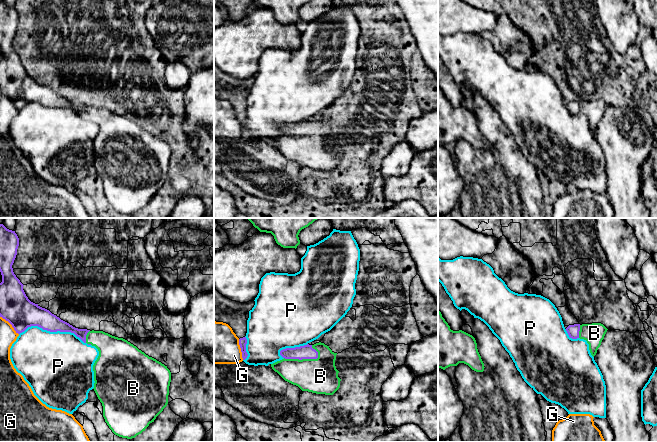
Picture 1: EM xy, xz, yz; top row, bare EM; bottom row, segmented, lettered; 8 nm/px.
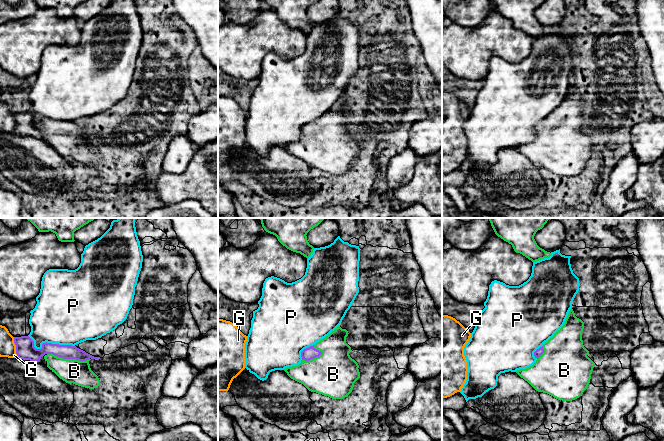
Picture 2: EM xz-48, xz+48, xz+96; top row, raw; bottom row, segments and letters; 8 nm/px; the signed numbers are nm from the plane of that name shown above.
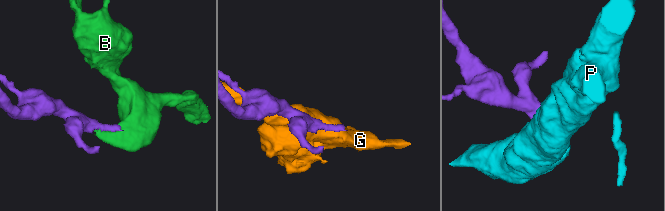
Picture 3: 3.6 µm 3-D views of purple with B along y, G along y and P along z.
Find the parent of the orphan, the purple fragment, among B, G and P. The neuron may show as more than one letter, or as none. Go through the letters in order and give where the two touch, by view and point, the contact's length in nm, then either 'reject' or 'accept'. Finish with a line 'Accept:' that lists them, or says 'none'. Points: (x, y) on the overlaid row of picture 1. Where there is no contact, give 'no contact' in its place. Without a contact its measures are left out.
B: meets purple in xz at (303, 358); contact 280 nm long; accept
G: meets purple in xy at (10, 323); contact 220 nm long; reject
P: meets purple in xy at (52, 331); contact 550 nm long; reject
Accept: B

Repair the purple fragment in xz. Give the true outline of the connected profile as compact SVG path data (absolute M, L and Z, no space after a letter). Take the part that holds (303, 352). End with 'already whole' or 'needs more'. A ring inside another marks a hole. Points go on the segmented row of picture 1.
M324 343L286 348L280 351L280 355L283 359L271 364L272 369L285 381L298 386L302 391L333 395L339 389L341 379L335 366L337 353Z; needs more

